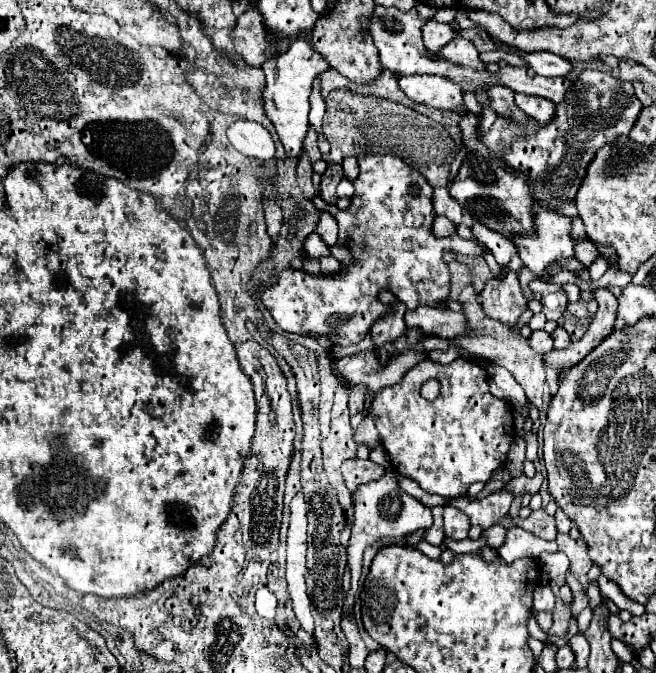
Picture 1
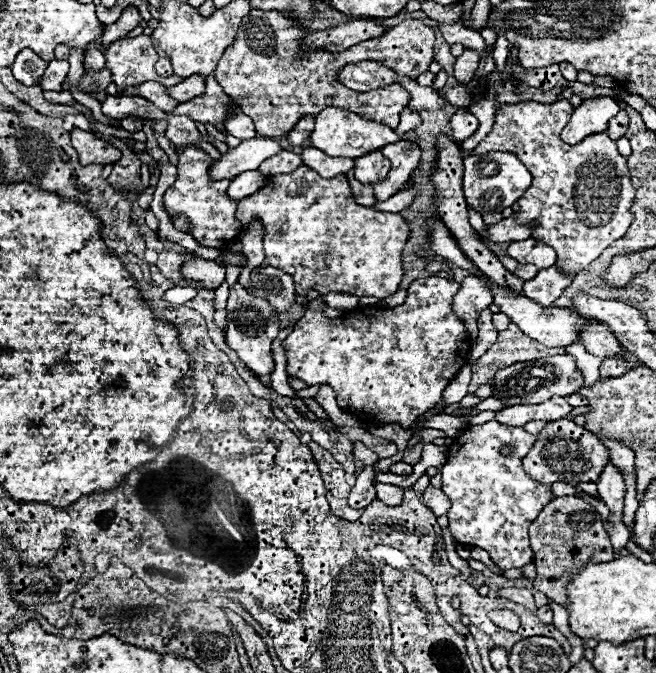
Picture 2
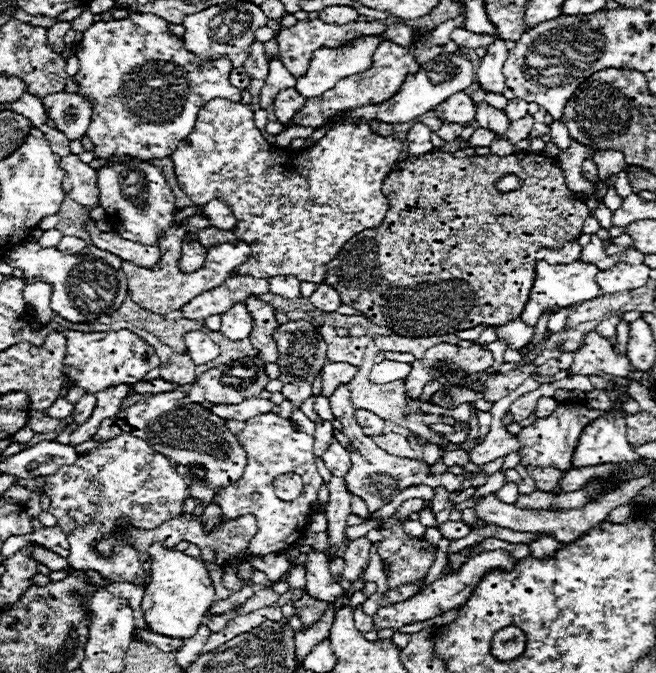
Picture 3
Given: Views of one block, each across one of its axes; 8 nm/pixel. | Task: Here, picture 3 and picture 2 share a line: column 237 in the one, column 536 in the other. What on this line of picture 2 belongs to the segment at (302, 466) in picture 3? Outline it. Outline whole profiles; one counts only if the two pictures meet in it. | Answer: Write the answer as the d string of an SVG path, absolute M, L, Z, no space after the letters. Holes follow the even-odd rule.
M496 420L468 426L450 446L448 462L442 466L442 490L452 498L448 520L454 540L486 550L492 562L502 570L522 568L534 560L534 552L528 542L528 528L532 520L536 520L536 514L540 514L540 510L552 500L550 486L530 480L528 474L522 470L522 458L528 454L534 440L536 436L528 434L522 426L506 426ZM500 448L510 448L508 456L502 456Z

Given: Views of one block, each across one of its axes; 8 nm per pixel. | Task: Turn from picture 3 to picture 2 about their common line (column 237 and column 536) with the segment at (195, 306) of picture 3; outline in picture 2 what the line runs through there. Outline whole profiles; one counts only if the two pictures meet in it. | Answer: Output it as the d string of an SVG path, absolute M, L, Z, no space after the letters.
M552 266L548 270L540 270L532 280L524 282L524 296L532 298L540 306L552 306L552 302L560 298L570 282L572 276L566 276Z

